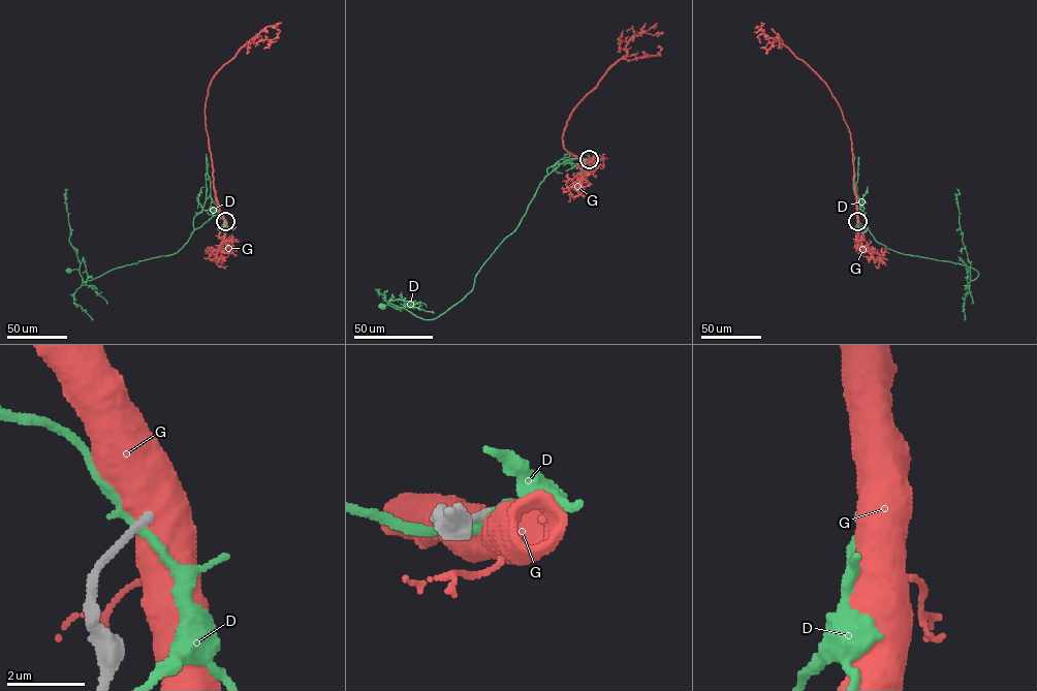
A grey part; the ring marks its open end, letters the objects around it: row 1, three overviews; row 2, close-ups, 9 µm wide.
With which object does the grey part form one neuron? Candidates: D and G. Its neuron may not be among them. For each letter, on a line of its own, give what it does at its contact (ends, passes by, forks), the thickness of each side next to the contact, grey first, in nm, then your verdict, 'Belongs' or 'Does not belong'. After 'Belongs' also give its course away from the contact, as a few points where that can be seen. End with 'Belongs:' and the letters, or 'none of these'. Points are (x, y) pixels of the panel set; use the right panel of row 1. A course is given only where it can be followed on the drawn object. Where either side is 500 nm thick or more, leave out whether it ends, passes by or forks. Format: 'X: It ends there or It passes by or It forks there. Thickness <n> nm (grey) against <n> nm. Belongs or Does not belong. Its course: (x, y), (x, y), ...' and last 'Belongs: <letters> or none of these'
D: It passes by. Thickness 240 nm (grey) against 190 nm. Does not belong
G: Thickness 200 nm (grey) against 800 nm. Does not belong
Belongs: none of these

